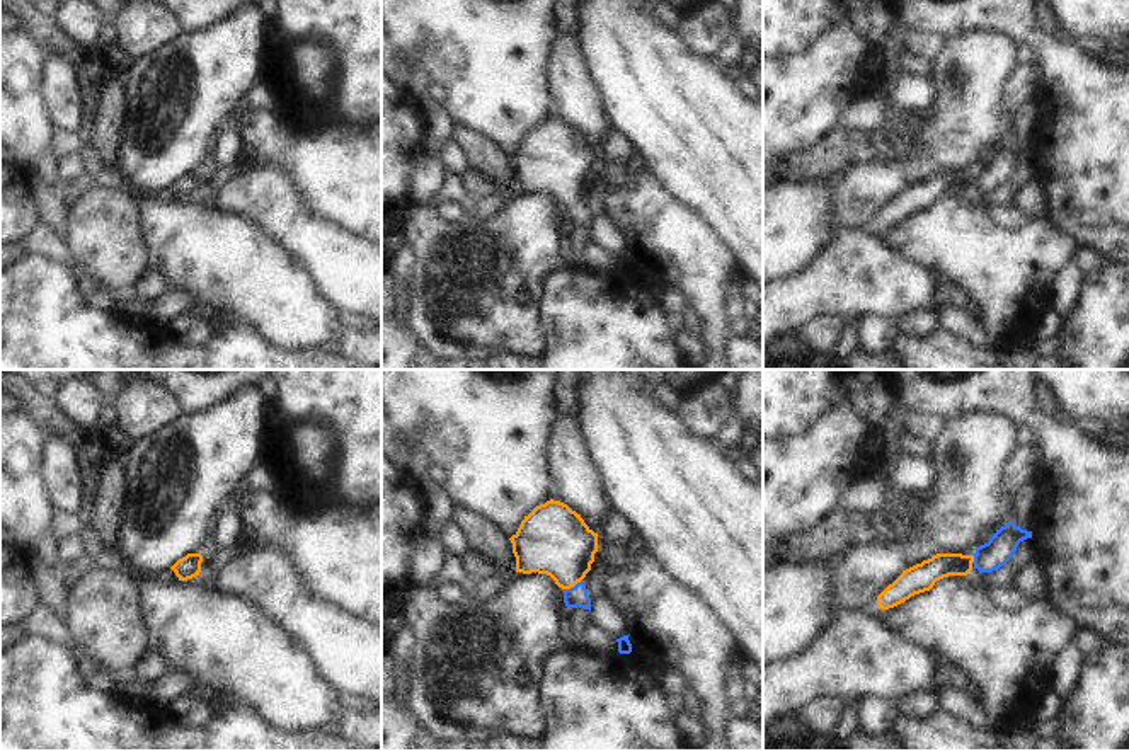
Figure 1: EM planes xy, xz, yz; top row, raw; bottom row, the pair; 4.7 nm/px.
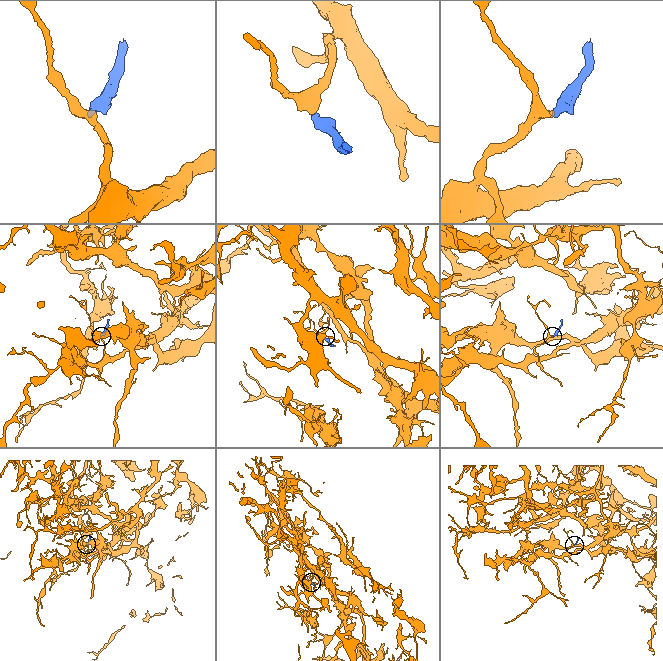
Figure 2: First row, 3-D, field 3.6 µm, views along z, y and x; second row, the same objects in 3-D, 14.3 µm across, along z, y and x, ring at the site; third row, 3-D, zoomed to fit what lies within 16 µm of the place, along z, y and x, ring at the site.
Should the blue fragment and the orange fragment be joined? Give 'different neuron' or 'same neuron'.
same neuron

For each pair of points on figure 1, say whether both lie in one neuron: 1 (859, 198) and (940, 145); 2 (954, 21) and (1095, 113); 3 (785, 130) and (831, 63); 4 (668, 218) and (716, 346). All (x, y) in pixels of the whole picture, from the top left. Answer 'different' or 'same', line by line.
1: same
2: same
3: same
4: same

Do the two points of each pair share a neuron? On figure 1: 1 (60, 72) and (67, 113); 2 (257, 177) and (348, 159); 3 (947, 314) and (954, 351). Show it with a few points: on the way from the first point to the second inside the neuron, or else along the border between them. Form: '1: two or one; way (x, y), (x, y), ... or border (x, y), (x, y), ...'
1: one; way (60, 82), (63, 103)
2: two; border (254, 160), (264, 166), (278, 166), (307, 206)
3: two; border (937, 329), (988, 348)

